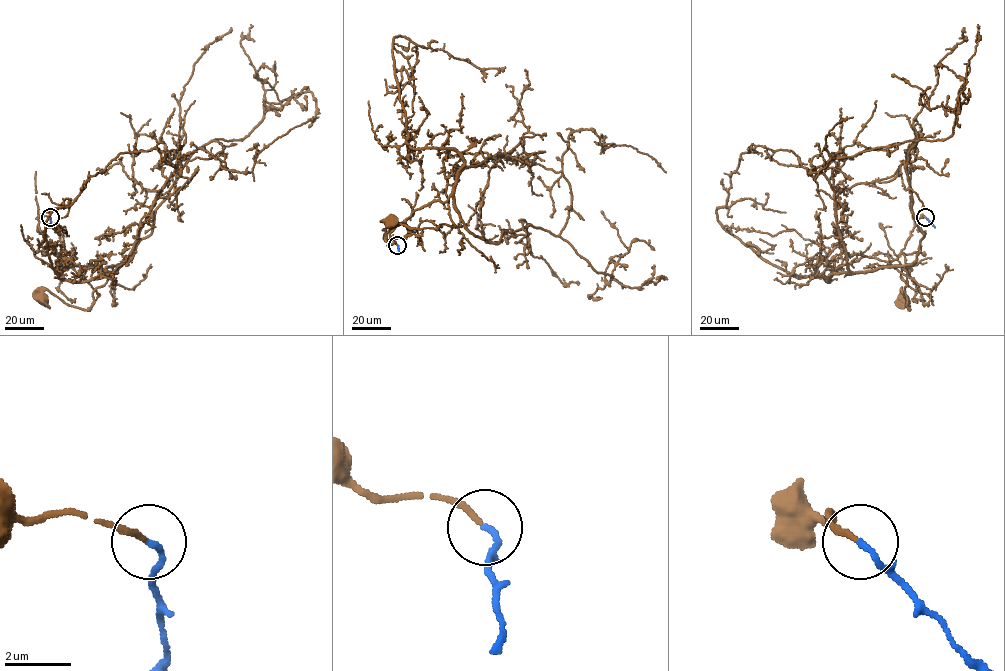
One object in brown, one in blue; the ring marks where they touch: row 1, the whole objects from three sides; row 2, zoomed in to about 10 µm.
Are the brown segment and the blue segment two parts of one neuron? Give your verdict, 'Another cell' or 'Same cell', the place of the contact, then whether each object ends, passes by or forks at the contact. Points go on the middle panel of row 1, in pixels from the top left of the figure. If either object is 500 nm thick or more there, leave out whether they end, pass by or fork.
Same cell. Place: (397, 245). At the ring brown ends. At the ring blue ends

